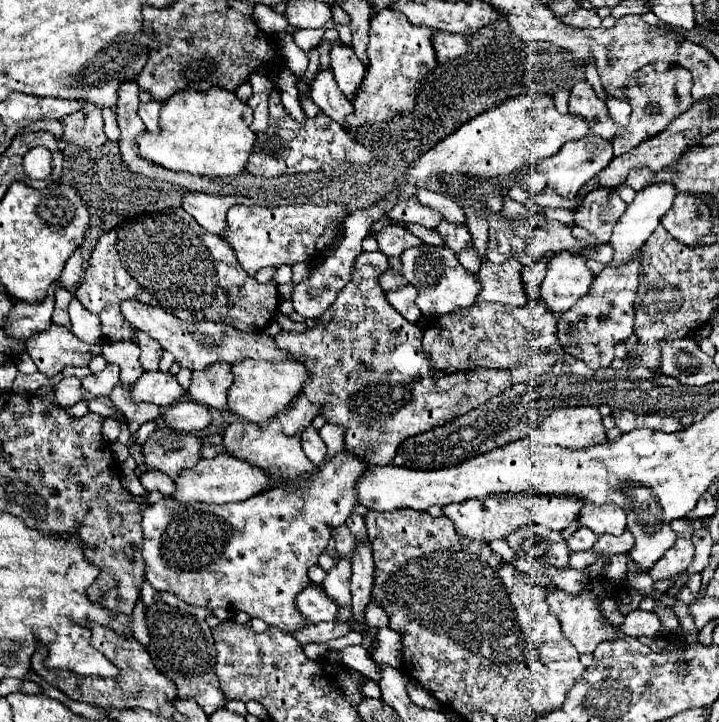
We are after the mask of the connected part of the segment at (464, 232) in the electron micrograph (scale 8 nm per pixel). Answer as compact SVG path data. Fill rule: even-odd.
M442 220L442 224L436 228L440 232L440 236L446 240L446 246L452 248L456 254L464 248L464 246L470 246L472 240L470 240L470 232L468 232L468 226L466 224L452 224L448 220Z

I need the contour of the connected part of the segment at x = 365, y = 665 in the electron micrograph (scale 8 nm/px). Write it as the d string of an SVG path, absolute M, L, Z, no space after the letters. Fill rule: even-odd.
M346 646L346 648L338 650L338 654L340 654L340 658L342 658L342 664L346 664L346 666L358 670L360 674L372 678L374 682L380 678L380 676L378 676L378 670L376 670L376 664L374 664L372 658L368 656L366 648L362 648L362 646Z

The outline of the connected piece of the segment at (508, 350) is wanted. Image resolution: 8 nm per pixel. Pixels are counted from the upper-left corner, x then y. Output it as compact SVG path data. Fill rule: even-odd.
M482 302L436 318L424 330L424 350L432 364L446 374L472 368L508 370L530 352L546 350L556 342L556 316L542 302L528 302L520 308Z

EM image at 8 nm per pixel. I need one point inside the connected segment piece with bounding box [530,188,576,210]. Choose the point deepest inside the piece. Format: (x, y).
(548, 197)

